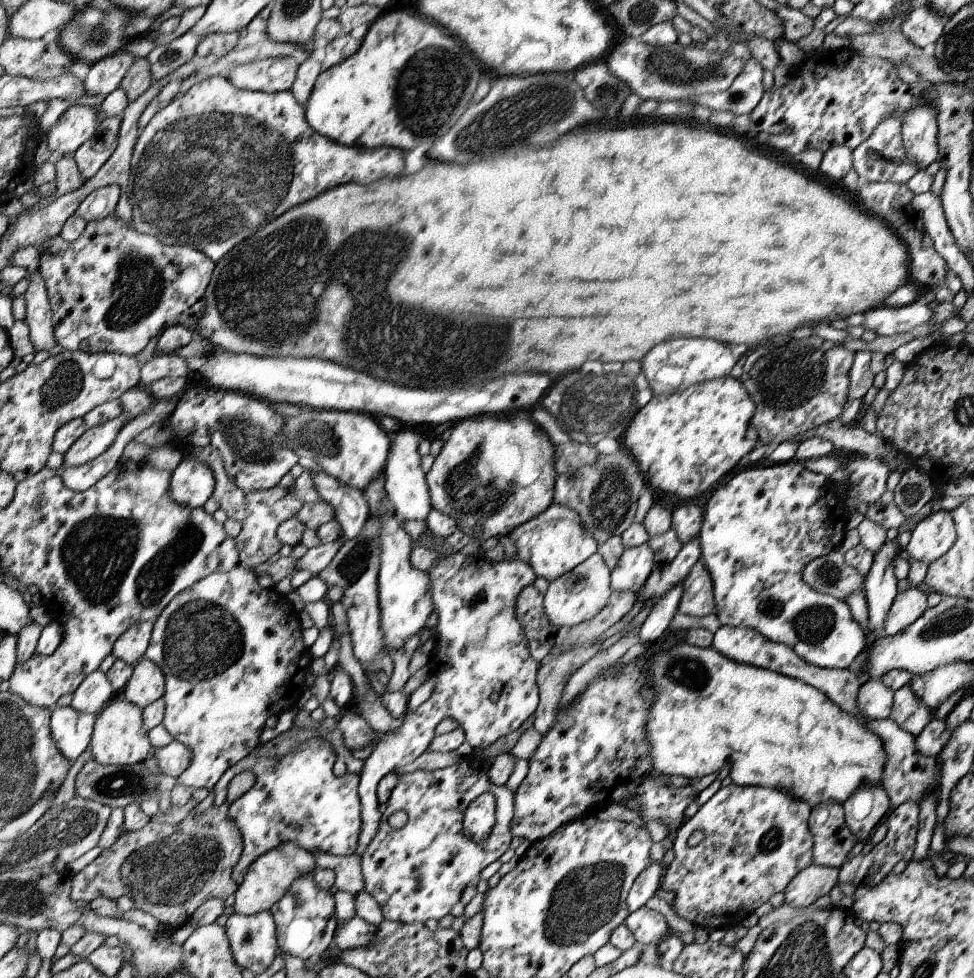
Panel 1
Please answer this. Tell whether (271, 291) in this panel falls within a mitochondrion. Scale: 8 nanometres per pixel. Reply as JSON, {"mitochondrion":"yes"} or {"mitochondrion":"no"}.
{"mitochondrion":"yes"}

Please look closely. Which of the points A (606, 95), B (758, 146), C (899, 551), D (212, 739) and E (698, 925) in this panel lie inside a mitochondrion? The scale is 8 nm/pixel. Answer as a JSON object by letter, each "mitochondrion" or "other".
{"A":"mitochondrion","B":"other","C":"other","D":"other","E":"other"}

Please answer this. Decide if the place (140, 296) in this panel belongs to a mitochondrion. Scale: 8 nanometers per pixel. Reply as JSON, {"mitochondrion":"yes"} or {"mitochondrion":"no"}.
{"mitochondrion":"yes"}

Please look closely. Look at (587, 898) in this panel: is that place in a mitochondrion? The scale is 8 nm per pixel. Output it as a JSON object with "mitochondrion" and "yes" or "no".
{"mitochondrion":"yes"}

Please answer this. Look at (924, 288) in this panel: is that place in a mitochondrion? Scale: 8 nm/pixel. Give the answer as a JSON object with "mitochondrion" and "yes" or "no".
{"mitochondrion":"no"}

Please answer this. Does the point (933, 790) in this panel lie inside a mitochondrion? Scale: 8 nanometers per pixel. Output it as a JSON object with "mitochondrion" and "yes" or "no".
{"mitochondrion":"no"}

